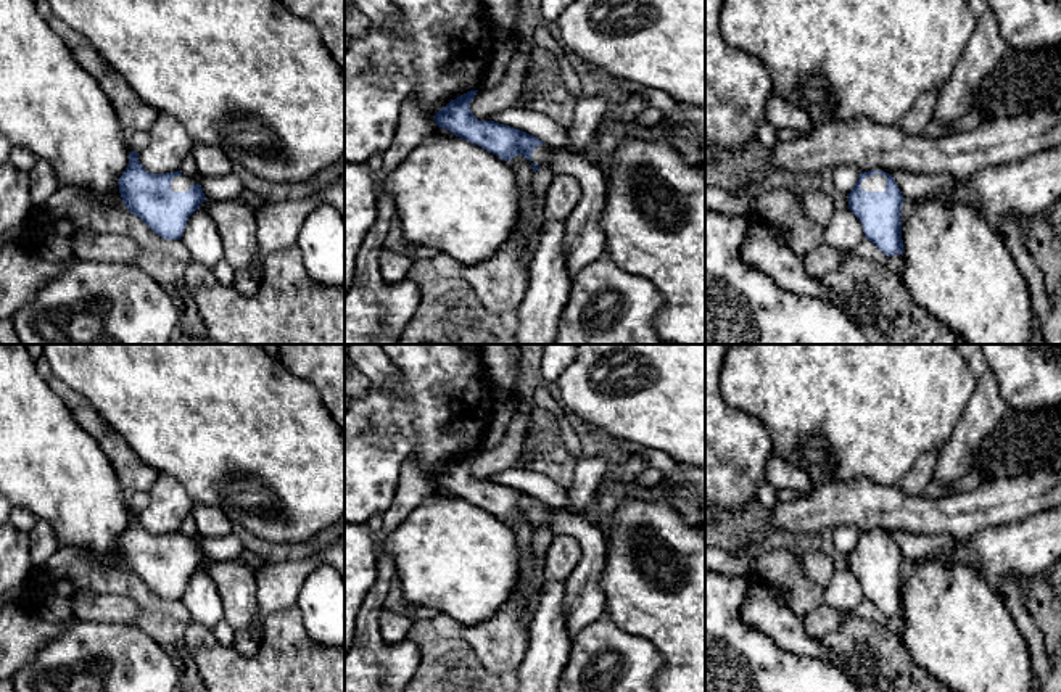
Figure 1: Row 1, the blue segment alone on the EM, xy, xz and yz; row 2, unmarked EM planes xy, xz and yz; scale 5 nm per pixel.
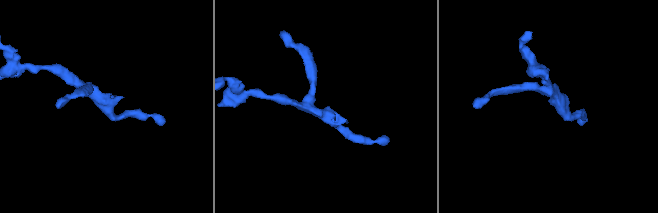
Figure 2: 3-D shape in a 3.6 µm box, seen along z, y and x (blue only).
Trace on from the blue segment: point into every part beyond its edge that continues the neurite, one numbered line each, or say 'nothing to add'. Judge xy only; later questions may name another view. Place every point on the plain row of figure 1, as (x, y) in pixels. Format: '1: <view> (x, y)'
1: xy (182, 543)

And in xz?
1: xz (583, 601)

